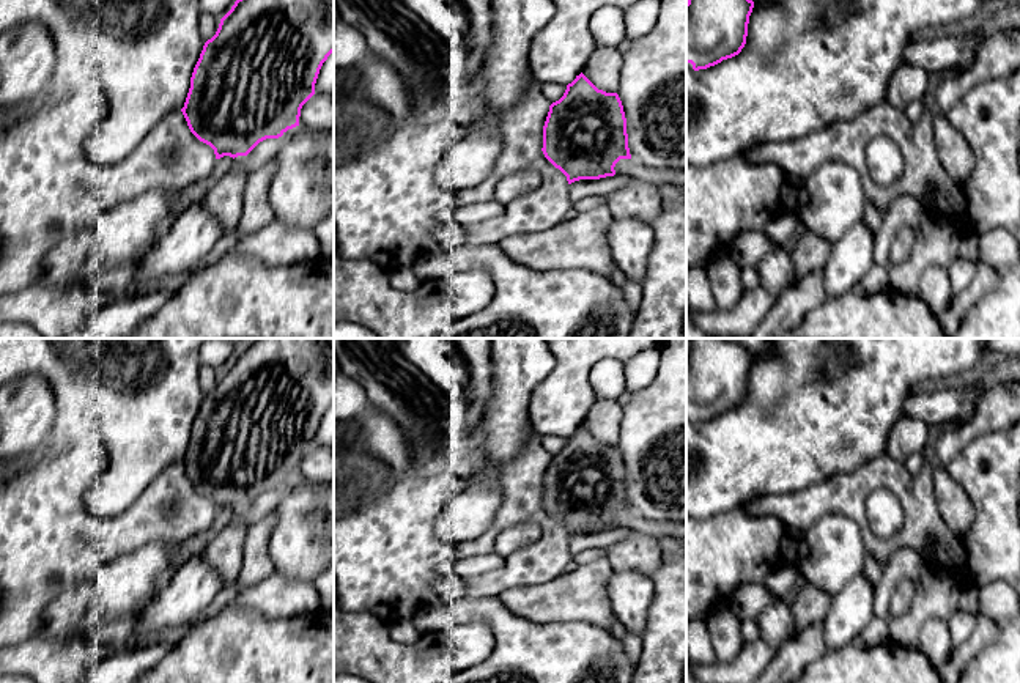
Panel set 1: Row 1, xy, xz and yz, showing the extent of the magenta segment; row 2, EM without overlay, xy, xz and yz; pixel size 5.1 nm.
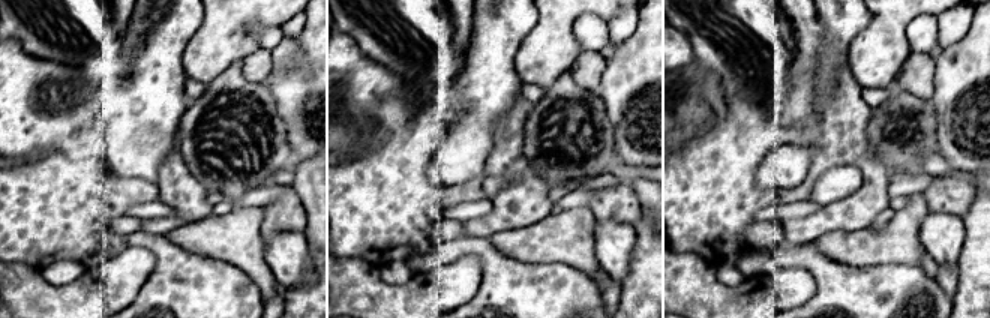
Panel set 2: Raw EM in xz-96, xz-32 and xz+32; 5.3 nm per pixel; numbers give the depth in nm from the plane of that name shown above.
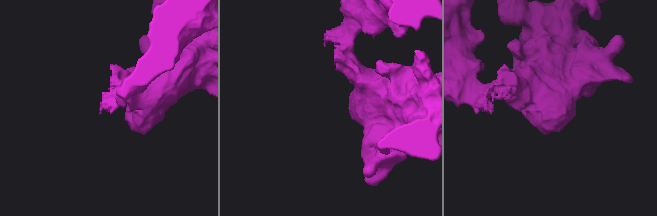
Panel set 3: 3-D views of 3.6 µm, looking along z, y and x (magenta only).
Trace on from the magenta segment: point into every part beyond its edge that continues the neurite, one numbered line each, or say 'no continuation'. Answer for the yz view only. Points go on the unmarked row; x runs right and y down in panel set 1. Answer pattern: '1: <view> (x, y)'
no continuation

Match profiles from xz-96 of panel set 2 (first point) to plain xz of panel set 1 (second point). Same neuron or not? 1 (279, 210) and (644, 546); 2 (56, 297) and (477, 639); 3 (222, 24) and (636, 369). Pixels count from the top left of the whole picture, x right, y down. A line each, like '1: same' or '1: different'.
1: same
2: same
3: different

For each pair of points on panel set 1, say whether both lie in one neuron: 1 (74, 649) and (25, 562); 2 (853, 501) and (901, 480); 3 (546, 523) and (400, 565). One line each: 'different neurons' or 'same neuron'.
1: different neurons
2: same neuron
3: same neuron

